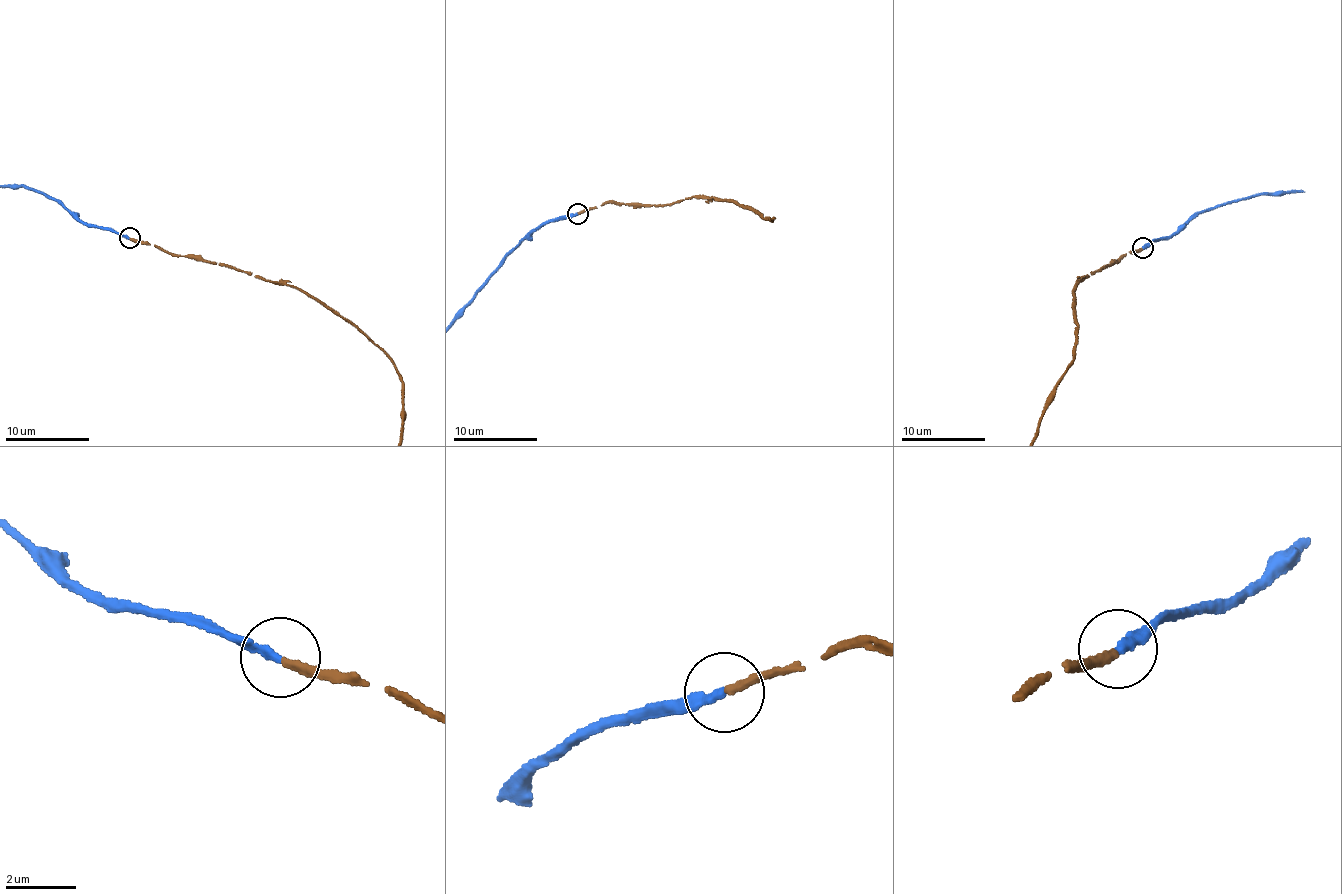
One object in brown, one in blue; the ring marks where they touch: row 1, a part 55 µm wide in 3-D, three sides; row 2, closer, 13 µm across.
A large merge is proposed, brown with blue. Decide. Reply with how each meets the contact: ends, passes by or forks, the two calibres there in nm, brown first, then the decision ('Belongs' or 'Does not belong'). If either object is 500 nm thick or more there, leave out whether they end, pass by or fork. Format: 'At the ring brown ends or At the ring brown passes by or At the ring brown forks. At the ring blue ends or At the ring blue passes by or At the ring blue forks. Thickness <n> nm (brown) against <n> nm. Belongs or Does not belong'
At the ring brown ends. At the ring blue ends. Thickness 240 nm (brown) against 240 nm. Belongs

